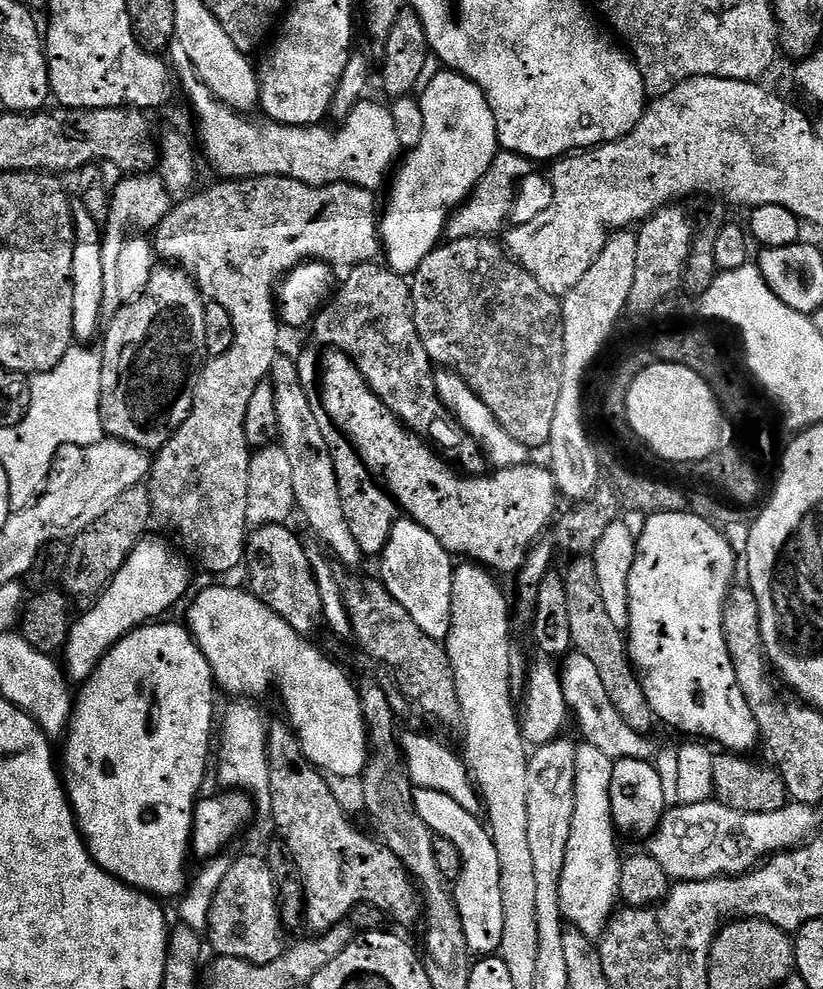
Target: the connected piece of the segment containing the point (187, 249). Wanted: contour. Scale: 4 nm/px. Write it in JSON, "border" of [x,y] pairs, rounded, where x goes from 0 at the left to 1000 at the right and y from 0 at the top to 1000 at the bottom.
{"border":[[[318,178],[290,184],[277,180],[271,184],[262,185],[267,186],[250,191],[249,194],[239,193],[237,196],[220,201],[224,202],[220,206],[217,203],[208,210],[202,216],[202,220],[197,220],[197,224],[187,233],[187,250],[191,260],[196,264],[208,265],[214,269],[222,268],[227,274],[233,276],[239,289],[243,290],[243,298],[248,300],[249,304],[272,310],[275,317],[279,317],[279,322],[284,322],[284,350],[279,350],[279,354],[275,354],[275,358],[270,358],[266,362],[254,363],[249,367],[248,373],[243,376],[243,385],[238,387],[231,419],[226,423],[226,427],[221,427],[221,431],[216,431],[216,435],[209,440],[207,447],[202,447],[202,451],[197,451],[193,457],[188,458],[182,469],[182,480],[177,486],[177,492],[185,509],[185,525],[191,531],[194,529],[196,535],[193,534],[193,537],[196,539],[208,543],[235,567],[238,565],[250,577],[282,578],[287,573],[293,573],[296,570],[296,555],[304,541],[304,531],[299,524],[299,499],[304,487],[306,457],[298,441],[299,414],[305,400],[309,399],[309,394],[313,394],[313,390],[320,384],[327,383],[330,367],[334,366],[338,359],[335,351],[340,348],[340,332],[343,333],[341,325],[338,323],[338,288],[351,275],[356,275],[362,268],[371,265],[388,265],[408,273],[412,271],[426,273],[440,267],[453,266],[458,262],[457,258],[461,260],[464,255],[463,223],[459,221],[459,212],[457,214],[458,195],[451,190],[437,190],[434,186],[419,186],[417,184],[411,186],[373,186],[372,184],[354,182],[350,178]]]}

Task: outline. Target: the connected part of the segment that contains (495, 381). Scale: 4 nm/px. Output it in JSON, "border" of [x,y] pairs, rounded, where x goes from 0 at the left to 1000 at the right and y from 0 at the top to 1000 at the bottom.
{"border":[[[586,239],[544,243],[530,250],[499,280],[501,316],[513,350],[526,369],[558,378],[595,411],[595,419],[644,455],[660,454],[668,443],[685,369],[685,312],[638,268],[627,266],[611,246]]]}

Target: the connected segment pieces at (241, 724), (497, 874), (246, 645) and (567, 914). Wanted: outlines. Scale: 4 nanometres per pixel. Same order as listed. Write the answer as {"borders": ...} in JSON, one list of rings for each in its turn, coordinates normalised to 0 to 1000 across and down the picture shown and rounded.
{"borders":[[[[282,710],[277,717],[271,717],[272,741],[265,744],[265,760],[267,756],[267,793],[272,799],[295,799],[298,802],[309,803],[309,813],[312,818],[324,818],[328,814],[328,779],[326,778],[326,741],[323,727],[310,716],[306,710]]],[[[505,797],[504,802],[508,827],[518,831],[526,846],[546,848],[560,863],[560,882],[552,891],[552,909],[557,928],[561,928],[561,944],[566,944],[570,964],[583,969],[606,964],[610,952],[610,880],[605,877],[605,859],[597,840],[580,822],[552,811],[547,803],[516,797]]],[[[250,595],[241,600],[233,607],[233,612],[228,615],[228,627],[226,626],[226,634],[238,647],[238,652],[245,657],[245,661],[250,665],[250,669],[255,669],[255,677],[258,686],[262,689],[264,697],[269,701],[278,700],[282,706],[311,706],[306,704],[321,704],[330,695],[335,695],[340,699],[340,708],[345,711],[344,723],[348,725],[360,744],[367,750],[367,758],[372,762],[372,766],[380,775],[389,778],[390,781],[400,786],[409,785],[413,789],[428,789],[441,786],[443,777],[450,771],[450,737],[447,730],[442,726],[442,713],[439,709],[434,693],[428,693],[428,688],[402,667],[399,663],[392,663],[386,656],[378,650],[375,644],[363,643],[357,637],[357,633],[352,633],[352,629],[348,629],[338,621],[333,621],[333,617],[328,617],[328,613],[320,611],[316,606],[306,602],[305,598],[292,595]]],[[[710,750],[700,758],[697,783],[697,835],[688,855],[688,876],[683,876],[680,915],[687,931],[716,948],[728,948],[739,938],[753,910],[756,865],[748,854],[751,838],[741,815],[741,787],[748,769],[727,754]]]]}

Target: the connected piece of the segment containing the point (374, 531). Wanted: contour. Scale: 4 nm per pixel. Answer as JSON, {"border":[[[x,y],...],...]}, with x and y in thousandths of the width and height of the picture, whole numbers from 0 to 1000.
{"border":[[[380,407],[379,414],[382,423],[386,423],[391,443],[396,443],[396,451],[401,451],[401,459],[406,463],[406,479],[411,479],[411,501],[416,504],[416,516],[420,520],[420,529],[425,532],[425,540],[430,540],[430,548],[435,548],[443,563],[461,563],[481,531],[484,511],[448,479],[446,471],[439,467],[437,460],[433,458],[423,442],[411,436],[407,427],[396,419],[392,407]]]}

